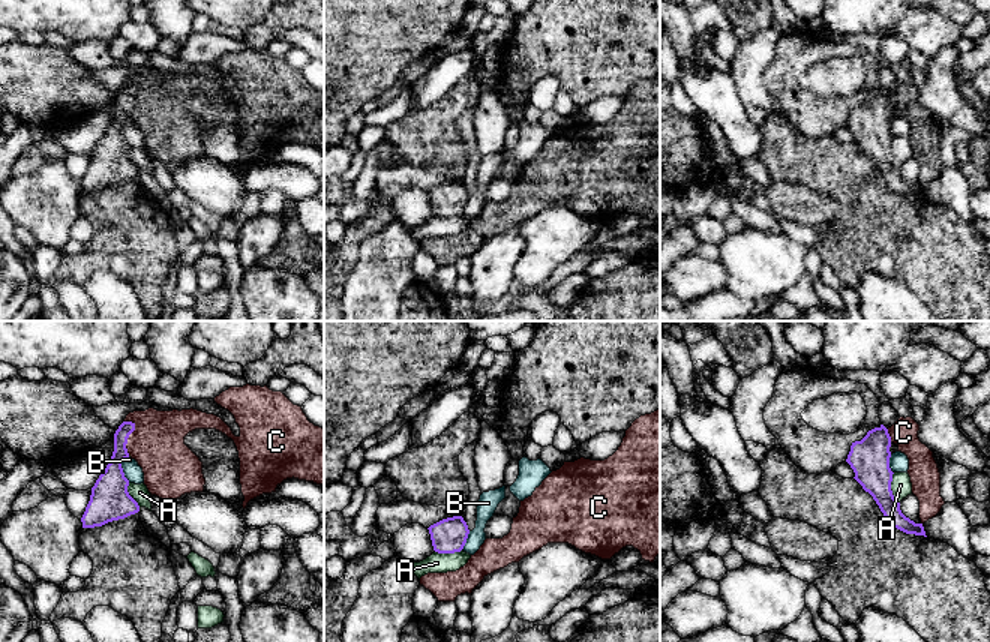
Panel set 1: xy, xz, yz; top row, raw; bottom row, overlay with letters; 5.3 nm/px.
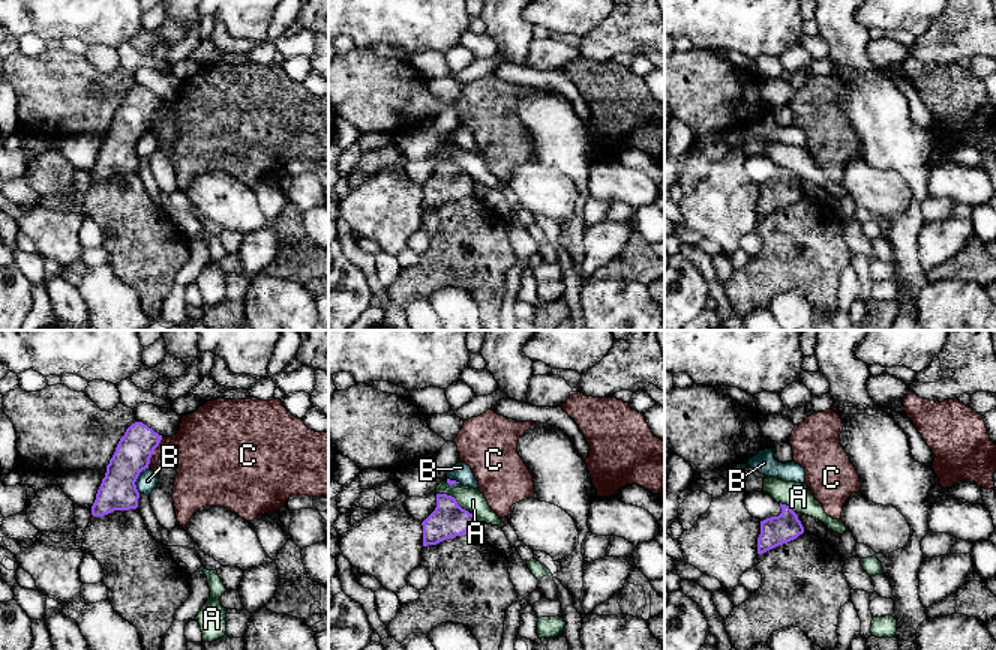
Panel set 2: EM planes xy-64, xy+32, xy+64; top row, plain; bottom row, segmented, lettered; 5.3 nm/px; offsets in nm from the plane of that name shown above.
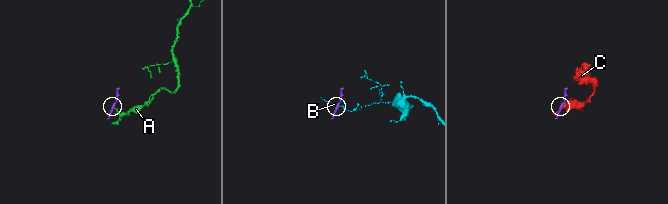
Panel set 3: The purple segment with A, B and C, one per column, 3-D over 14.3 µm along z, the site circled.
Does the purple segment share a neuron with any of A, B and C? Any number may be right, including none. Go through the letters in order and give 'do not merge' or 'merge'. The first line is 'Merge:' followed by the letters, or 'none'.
Merge: none
A: do not merge
B: do not merge
C: do not merge

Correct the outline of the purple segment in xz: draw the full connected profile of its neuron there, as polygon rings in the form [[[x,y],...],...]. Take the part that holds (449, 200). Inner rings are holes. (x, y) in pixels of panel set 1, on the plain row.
[[[462,180],[442,183],[429,192],[434,214],[438,218],[460,216],[466,207],[470,194]]]

